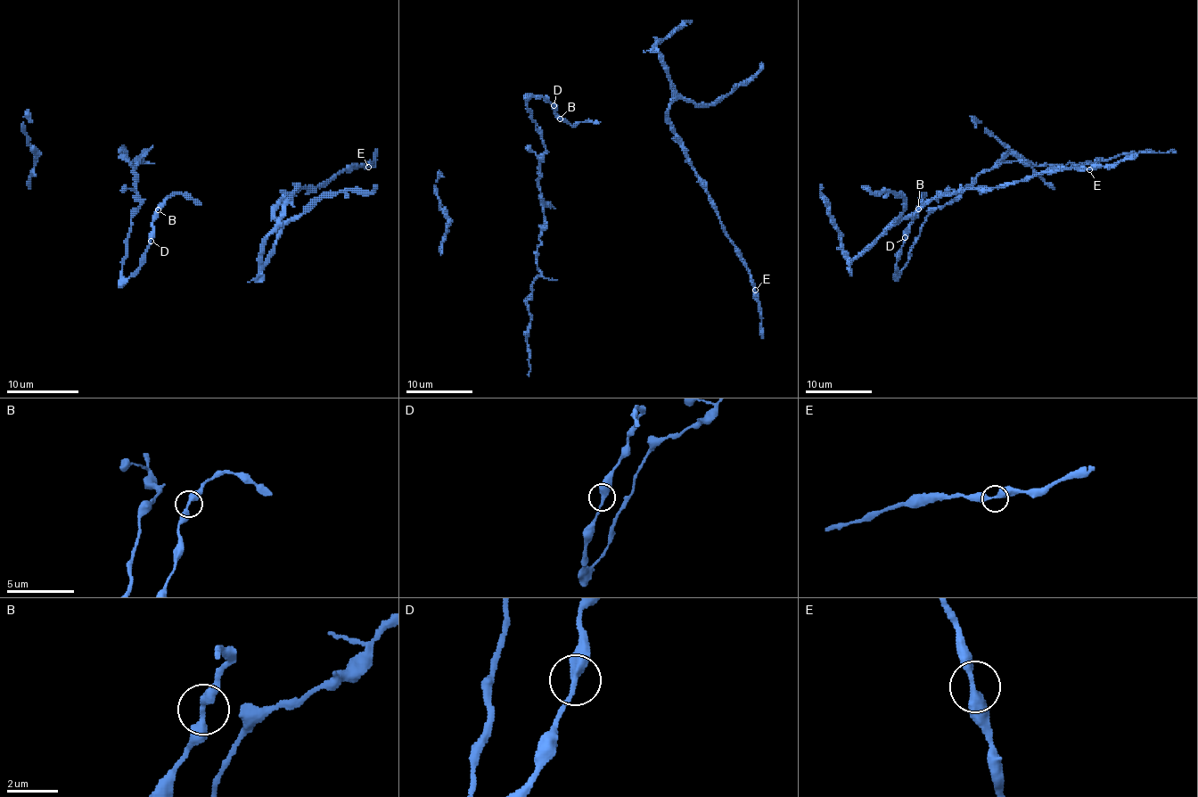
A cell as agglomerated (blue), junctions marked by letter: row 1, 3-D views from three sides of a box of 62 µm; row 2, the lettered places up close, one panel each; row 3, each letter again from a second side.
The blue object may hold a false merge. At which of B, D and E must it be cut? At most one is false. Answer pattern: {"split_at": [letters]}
{"split_at": []}

